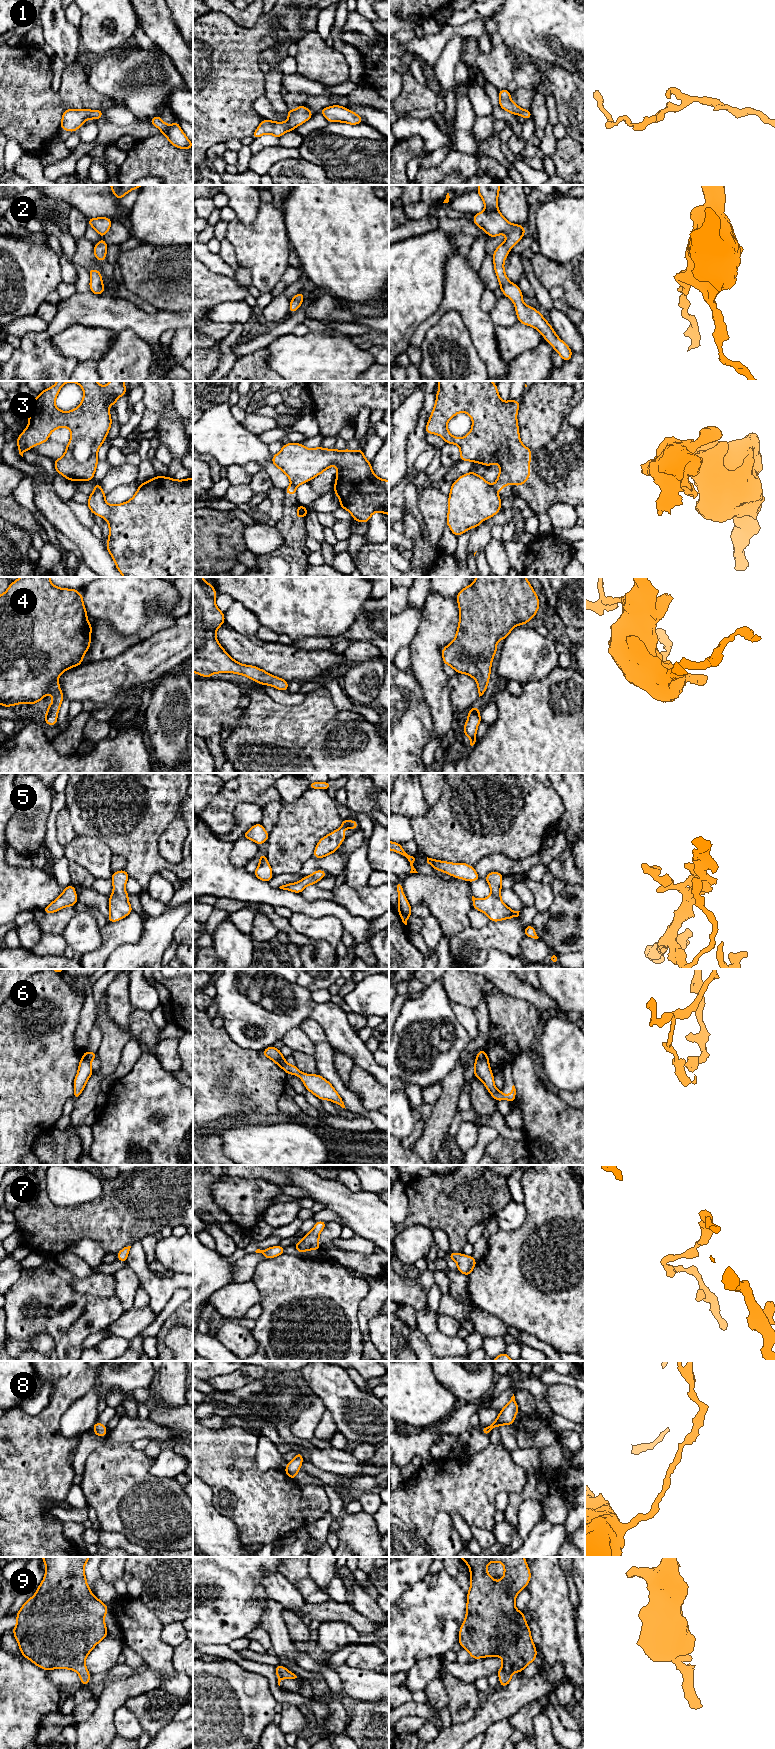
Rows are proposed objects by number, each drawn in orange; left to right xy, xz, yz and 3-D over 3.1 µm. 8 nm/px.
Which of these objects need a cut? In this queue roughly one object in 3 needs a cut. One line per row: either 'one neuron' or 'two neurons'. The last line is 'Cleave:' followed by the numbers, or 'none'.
1: one neuron
2: one neuron
3: two neurons
4: one neuron
5: one neuron
6: two neurons
7: one neuron
8: one neuron
9: one neuron
Cleave: 3, 6

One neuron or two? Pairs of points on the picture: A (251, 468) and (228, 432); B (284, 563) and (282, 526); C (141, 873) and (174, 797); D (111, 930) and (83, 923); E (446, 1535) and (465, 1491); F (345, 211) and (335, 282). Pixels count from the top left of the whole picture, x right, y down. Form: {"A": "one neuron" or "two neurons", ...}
{"A": "two neurons", "B": "one neuron", "C": "one neuron", "D": "two neurons", "E": "two neurons", "F": "one neuron"}

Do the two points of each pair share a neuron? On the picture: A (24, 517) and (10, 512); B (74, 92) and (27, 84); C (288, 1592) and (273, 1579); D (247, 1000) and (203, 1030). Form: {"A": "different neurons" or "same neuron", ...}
{"A": "same neuron", "B": "same neuron", "C": "same neuron", "D": "different neurons"}

